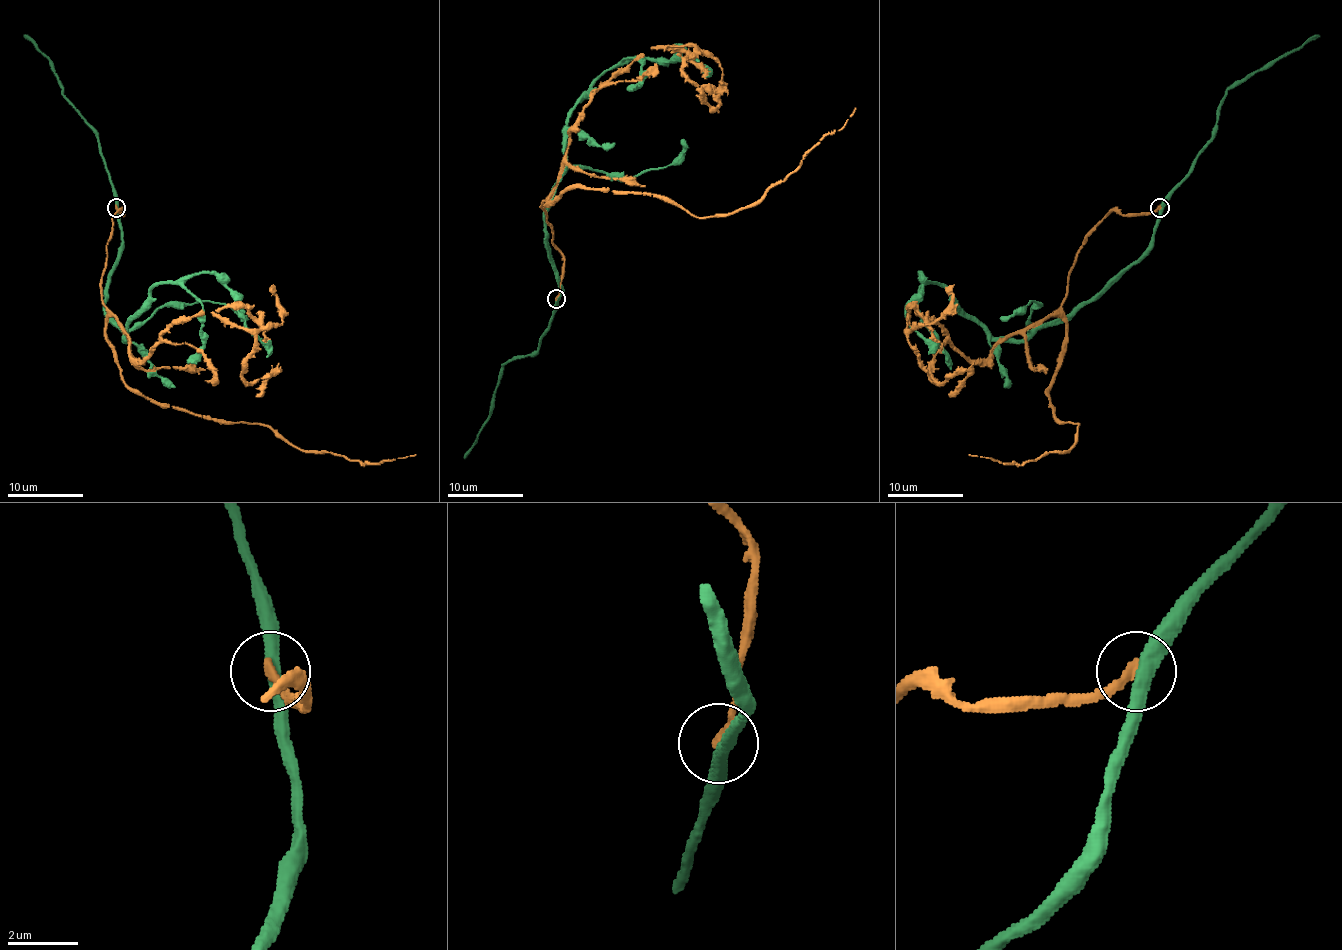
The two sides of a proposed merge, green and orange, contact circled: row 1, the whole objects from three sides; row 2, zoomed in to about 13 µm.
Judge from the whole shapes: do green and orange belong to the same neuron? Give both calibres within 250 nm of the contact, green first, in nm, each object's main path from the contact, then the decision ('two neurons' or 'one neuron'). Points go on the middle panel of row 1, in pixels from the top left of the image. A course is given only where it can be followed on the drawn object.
calibres 400 and 240 nm; course green (556, 299), (561, 282), (544, 212), (567, 114), (607, 71), (635, 57), (667, 61), (680, 44), (707, 74); course orange (556, 299), (563, 256), (544, 201), (571, 188), (656, 193), (699, 218), (728, 216), (786, 178), (856, 108); two neurons

